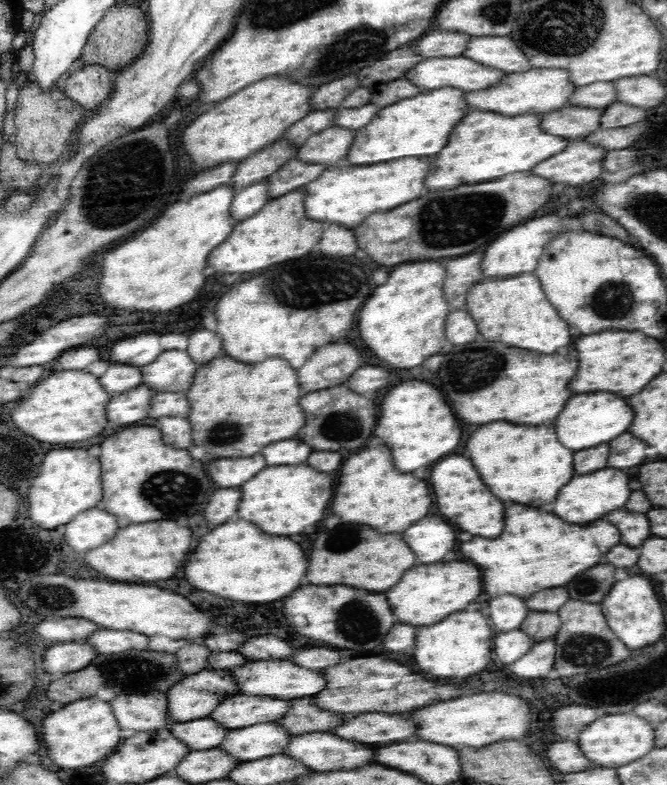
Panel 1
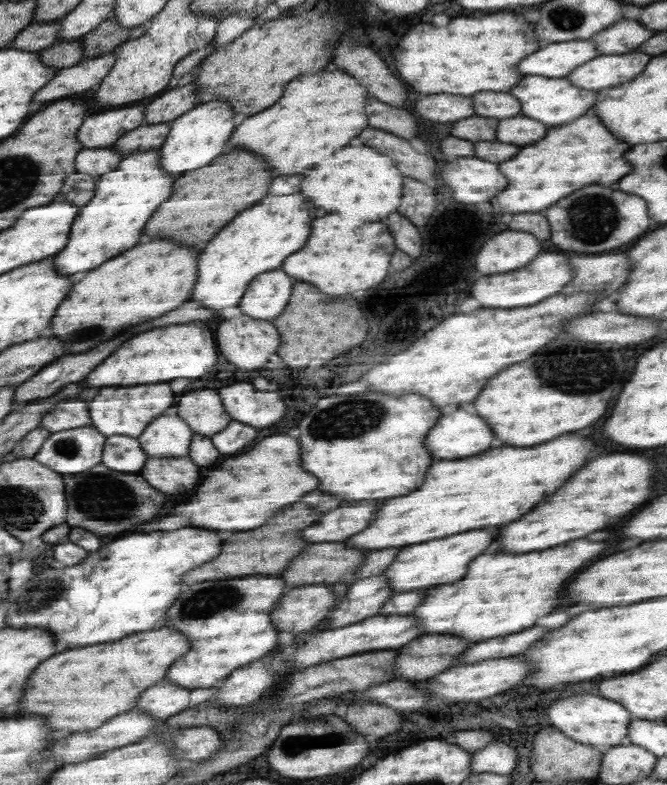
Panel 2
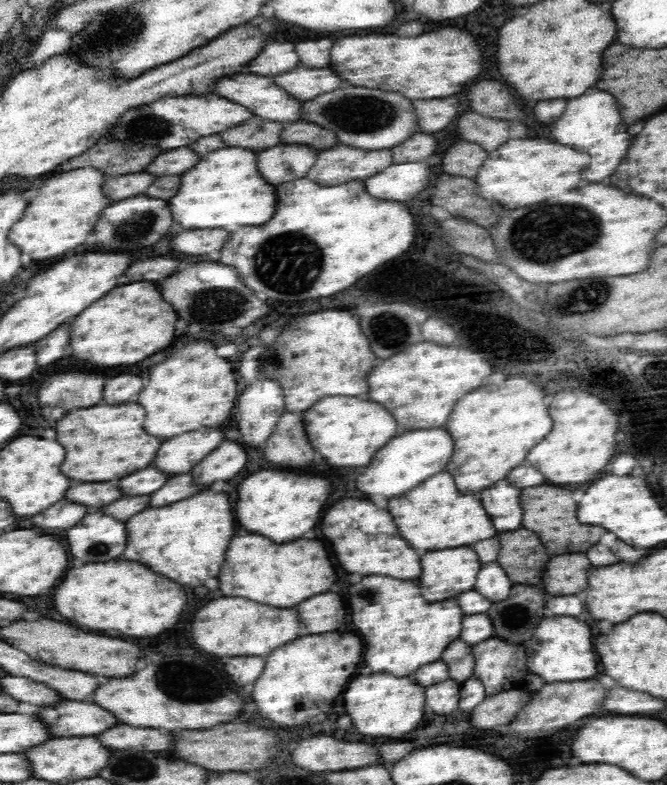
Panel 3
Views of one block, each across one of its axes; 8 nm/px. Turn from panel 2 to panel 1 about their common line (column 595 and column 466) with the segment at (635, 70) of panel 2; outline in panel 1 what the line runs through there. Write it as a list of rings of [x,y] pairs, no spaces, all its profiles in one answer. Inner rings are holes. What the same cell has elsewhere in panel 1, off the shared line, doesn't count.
[[[465,56],[452,58],[422,59],[402,77],[410,80],[421,92],[438,90],[442,86],[464,88],[466,92],[488,88],[494,80],[502,80],[504,72],[494,72],[492,68],[482,68],[482,64]]]

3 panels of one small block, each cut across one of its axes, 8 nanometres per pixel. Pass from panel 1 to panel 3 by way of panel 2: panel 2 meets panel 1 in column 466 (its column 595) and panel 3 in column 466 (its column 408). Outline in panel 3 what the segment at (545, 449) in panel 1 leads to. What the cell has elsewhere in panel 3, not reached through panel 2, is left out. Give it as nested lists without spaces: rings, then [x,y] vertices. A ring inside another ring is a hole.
[[[438,472],[406,492],[406,496],[398,496],[398,500],[390,500],[388,506],[394,522],[402,534],[402,538],[418,550],[418,554],[430,550],[444,550],[444,548],[458,548],[470,546],[478,540],[486,540],[496,536],[496,528],[492,526],[490,516],[486,514],[480,498],[476,494],[462,496],[458,488],[454,488],[454,480],[446,476],[446,472]]]

